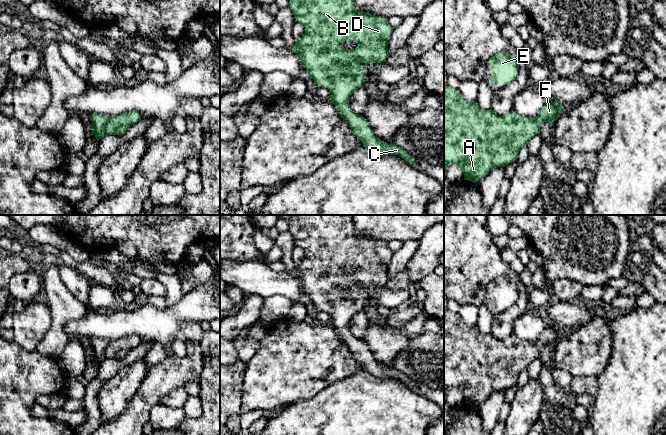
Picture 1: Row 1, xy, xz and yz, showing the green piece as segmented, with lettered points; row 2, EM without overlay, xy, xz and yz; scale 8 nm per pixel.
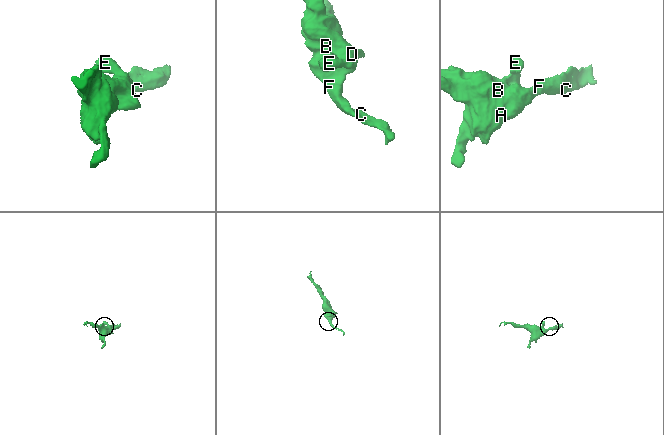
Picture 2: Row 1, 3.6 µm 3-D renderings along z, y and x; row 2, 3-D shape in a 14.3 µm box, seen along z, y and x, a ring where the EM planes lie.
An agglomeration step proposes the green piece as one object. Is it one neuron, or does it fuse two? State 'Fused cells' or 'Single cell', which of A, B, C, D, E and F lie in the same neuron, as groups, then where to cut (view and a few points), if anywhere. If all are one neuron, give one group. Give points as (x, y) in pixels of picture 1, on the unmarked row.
Single cell. Groups: A B C D E F. No split

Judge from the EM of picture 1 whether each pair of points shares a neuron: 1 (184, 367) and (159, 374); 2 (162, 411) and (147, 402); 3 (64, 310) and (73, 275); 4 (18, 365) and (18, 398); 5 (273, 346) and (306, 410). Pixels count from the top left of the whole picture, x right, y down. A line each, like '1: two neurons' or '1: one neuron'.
1: one neuron
2: two neurons
3: two neurons
4: one neuron
5: two neurons

